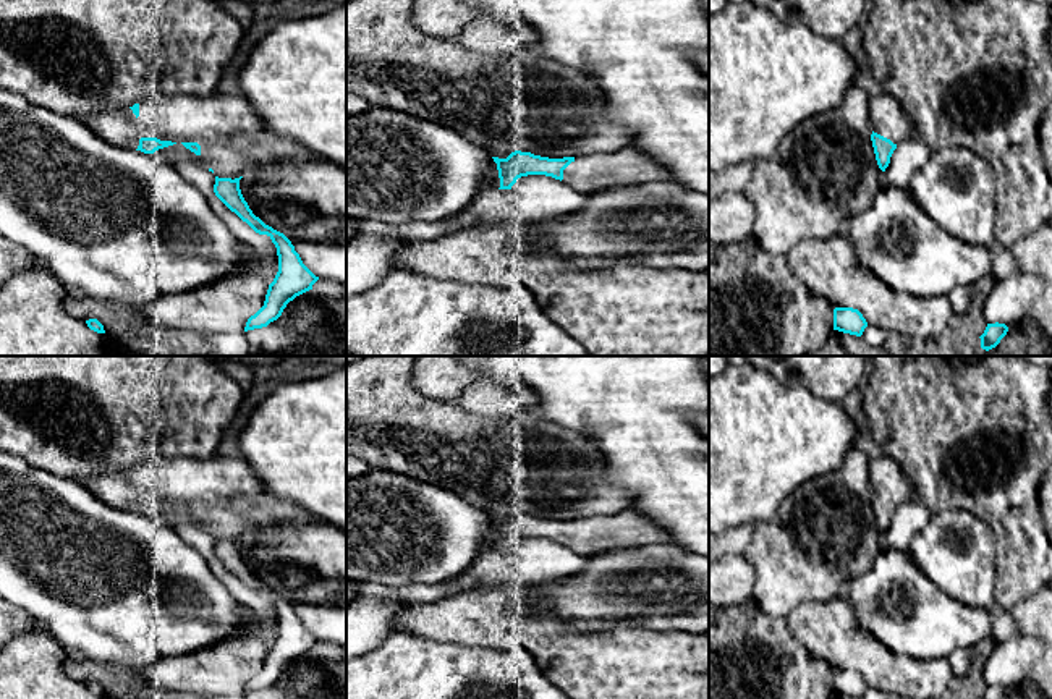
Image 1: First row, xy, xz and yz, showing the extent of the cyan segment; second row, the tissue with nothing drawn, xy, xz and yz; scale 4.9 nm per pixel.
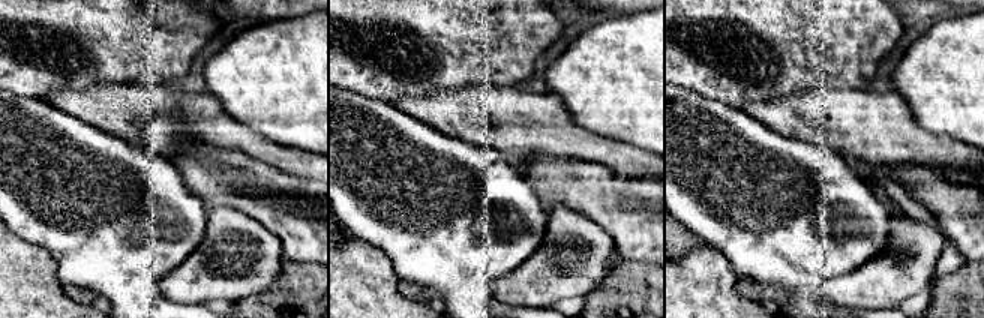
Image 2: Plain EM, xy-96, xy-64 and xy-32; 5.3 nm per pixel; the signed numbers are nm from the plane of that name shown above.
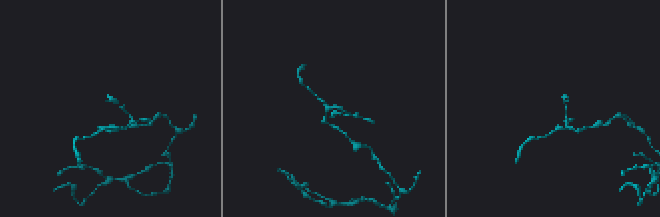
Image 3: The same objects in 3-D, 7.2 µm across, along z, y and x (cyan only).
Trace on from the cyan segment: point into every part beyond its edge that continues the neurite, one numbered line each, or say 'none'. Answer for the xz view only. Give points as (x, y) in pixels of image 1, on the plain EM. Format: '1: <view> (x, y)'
1: xz (627, 529)

